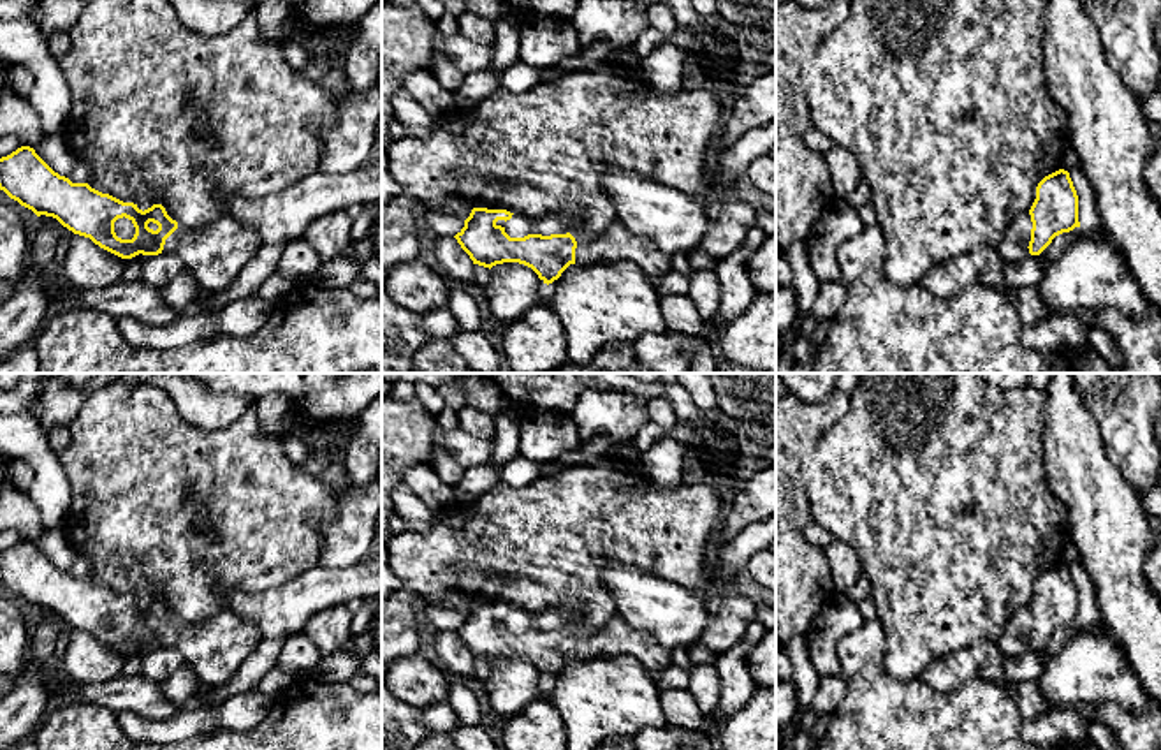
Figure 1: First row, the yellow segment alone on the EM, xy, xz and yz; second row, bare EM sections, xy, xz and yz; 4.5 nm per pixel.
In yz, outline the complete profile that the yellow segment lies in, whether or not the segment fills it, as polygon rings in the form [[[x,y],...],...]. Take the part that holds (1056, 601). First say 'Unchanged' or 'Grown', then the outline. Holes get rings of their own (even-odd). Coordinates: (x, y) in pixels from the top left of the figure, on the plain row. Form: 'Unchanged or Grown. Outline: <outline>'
Grown. Outline: [[[1059,563],[1036,581],[1031,604],[1019,611],[1001,634],[997,644],[1006,657],[1040,650],[1055,630],[1080,621],[1078,590],[1070,567]]]

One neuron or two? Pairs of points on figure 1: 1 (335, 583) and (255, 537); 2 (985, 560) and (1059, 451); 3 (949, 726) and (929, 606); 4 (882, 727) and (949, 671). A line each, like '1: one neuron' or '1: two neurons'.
1: two neurons
2: two neurons
3: two neurons
4: two neurons

